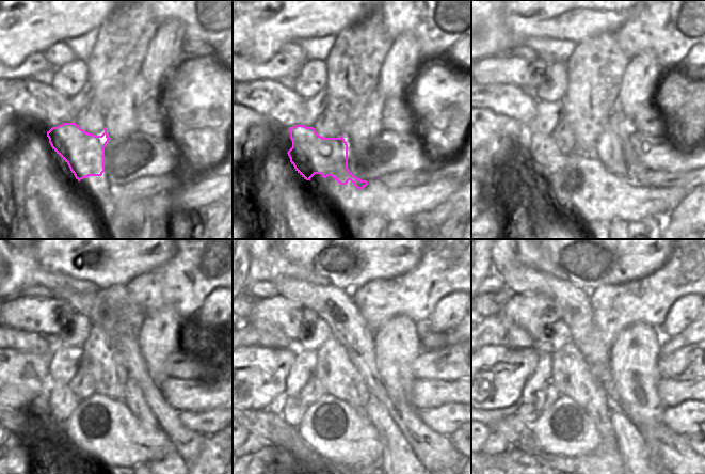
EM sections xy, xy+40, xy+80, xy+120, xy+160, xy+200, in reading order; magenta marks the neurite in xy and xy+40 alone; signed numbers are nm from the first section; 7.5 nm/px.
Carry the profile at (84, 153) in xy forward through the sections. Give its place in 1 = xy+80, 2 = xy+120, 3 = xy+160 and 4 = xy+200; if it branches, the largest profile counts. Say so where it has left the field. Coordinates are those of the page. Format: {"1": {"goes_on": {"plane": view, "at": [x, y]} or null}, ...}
{"1": {"goes_on": {"plane": "xy+80", "at": [544, 159]}}, "2": {"goes_on": {"plane": "xy+120", "at": [60, 407]}}, "3": {"goes_on": {"plane": "xy+160", "at": [294, 413]}}, "4": {"goes_on": {"plane": "xy+200", "at": [527, 413]}}}

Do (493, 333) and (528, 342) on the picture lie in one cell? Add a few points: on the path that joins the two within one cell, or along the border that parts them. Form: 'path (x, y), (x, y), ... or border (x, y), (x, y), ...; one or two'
path (501, 332), (507, 332), (519, 338); one

